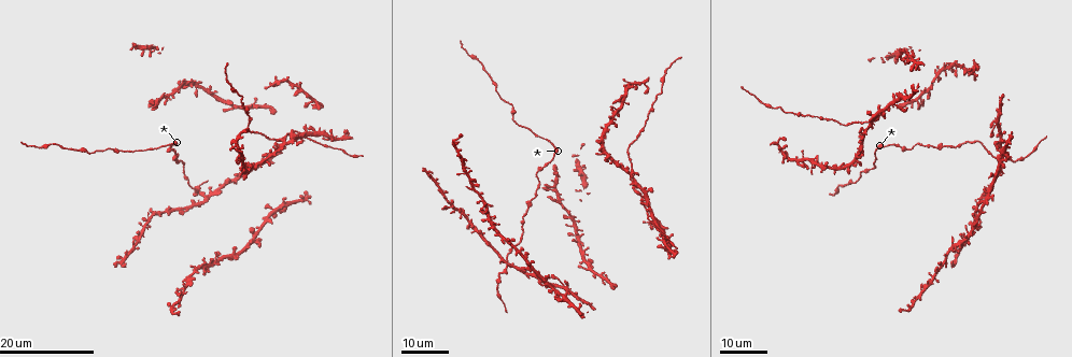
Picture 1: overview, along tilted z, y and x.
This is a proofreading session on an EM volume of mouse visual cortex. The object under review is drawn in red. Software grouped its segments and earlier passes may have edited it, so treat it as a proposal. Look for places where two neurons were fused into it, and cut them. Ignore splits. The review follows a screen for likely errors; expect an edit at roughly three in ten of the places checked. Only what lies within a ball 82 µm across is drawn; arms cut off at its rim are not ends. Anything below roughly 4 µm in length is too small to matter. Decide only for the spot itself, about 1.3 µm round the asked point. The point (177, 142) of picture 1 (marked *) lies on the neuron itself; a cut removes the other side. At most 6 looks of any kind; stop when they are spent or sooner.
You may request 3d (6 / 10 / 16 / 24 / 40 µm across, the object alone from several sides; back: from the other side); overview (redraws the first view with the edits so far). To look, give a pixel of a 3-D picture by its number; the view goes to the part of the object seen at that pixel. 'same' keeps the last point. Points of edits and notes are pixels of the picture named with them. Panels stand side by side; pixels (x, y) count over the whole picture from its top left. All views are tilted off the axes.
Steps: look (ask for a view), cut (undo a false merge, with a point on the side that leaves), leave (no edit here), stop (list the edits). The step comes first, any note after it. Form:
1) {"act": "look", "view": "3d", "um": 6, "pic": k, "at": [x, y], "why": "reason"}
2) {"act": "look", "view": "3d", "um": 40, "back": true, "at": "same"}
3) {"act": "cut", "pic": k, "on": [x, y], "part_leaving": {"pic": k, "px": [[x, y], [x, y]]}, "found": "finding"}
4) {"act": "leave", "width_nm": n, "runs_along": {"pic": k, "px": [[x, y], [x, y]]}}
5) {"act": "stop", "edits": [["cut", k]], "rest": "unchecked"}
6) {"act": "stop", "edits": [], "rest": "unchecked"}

{"act": "look", "view": "3d", "um": 16, "pic": 1, "at": [635, 189], "why": "three-way junction"}

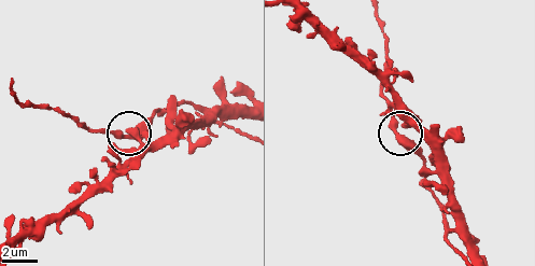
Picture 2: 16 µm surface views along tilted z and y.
{"act": "look", "view": "3d", "um": 6, "pic": 2, "at": [392, 131]}

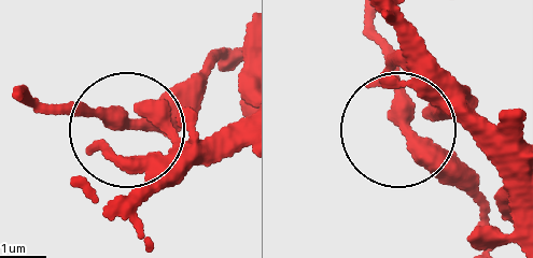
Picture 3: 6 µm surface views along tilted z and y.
{"act": "leave", "side_arm_um": 23, "found": "one neuron here"}

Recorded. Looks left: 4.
{"act": "look", "view": "3d", "um": 24, "pic": 1, "at": [654, 104]}

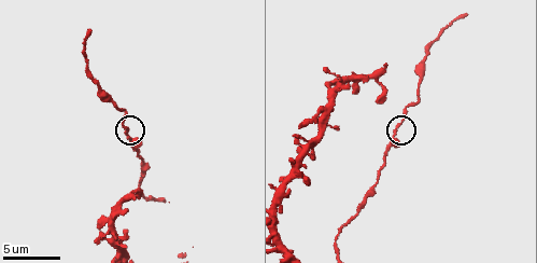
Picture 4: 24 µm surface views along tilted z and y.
{"act": "look", "view": "3d", "um": 10, "pic": 4, "at": [393, 132]}

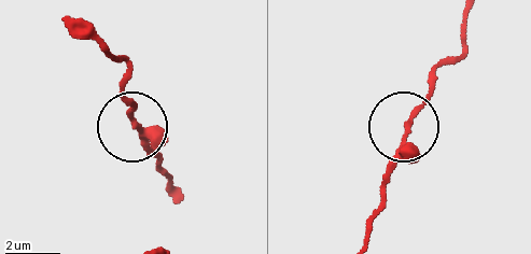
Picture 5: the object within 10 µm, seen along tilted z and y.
{"act": "leave", "found": "one neuron here"}

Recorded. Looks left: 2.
{"act": "look", "view": "3d", "um": 24, "pic": 1, "at": [197, 193], "why": "three arms meet"}

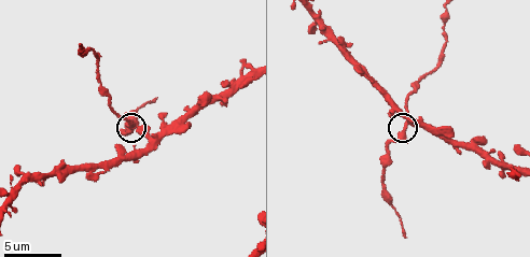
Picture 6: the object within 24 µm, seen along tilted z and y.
{"act": "look", "view": "3d", "um": 6, "pic": 6, "at": [131, 125]}

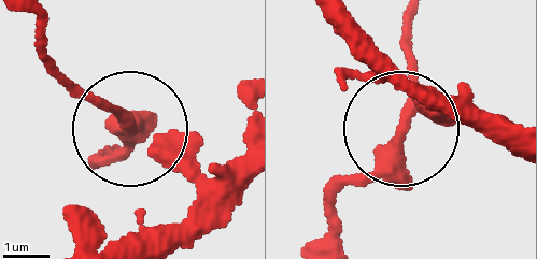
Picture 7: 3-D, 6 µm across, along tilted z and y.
{"act": "leave", "arms": 3, "found": "continuous, no second neuron"}

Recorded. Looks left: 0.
{"act": "stop", "edits": [], "rest": "unchecked"}

